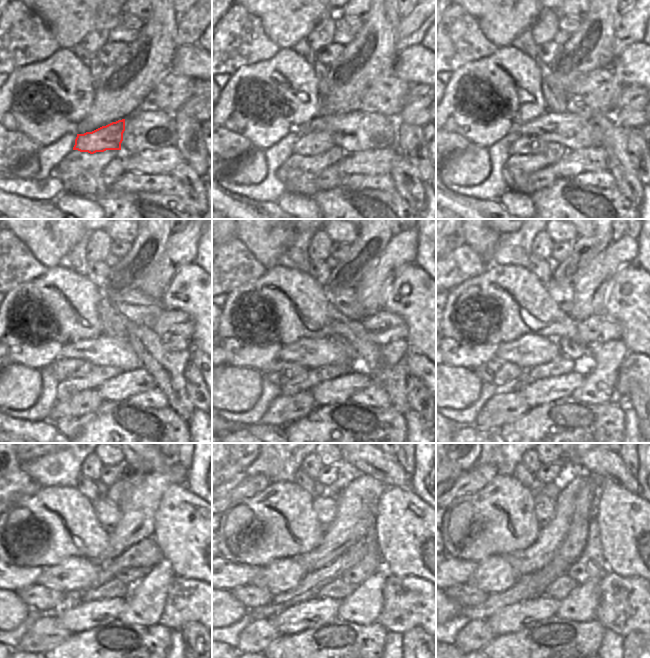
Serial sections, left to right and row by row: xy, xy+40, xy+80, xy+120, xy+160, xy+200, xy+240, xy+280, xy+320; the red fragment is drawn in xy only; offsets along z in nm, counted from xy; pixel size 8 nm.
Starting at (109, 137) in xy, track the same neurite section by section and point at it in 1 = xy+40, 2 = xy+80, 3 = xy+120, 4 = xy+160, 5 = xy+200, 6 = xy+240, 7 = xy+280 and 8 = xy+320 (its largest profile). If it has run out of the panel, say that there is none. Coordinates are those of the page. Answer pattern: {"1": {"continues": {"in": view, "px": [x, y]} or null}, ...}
{"1": {"continues": {"in": "xy+40", "px": [310, 143]}}, "2": {"continues": {"in": "xy+80", "px": [524, 144]}}, "3": {"continues": {"in": "xy+120", "px": [63, 368]}}, "4": {"continues": {"in": "xy+160", "px": [280, 372]}}, "5": {"continues": {"in": "xy+200", "px": [496, 372]}}, "6": {"continues": {"in": "xy+240", "px": [42, 598]}}, "7": {"continues": {"in": "xy+280", "px": [250, 596]}}, "8": {"continues": {"in": "xy+320", "px": [466, 595]}}}

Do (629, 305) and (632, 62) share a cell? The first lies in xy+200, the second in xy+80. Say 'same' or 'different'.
same

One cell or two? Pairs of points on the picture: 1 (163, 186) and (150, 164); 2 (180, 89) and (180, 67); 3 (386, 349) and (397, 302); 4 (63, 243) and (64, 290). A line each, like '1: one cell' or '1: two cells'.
1: two cells
2: two cells
3: two cells
4: two cells

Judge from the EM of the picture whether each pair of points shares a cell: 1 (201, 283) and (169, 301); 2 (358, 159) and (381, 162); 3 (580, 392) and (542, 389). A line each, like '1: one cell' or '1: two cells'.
1: one cell
2: one cell
3: two cells

